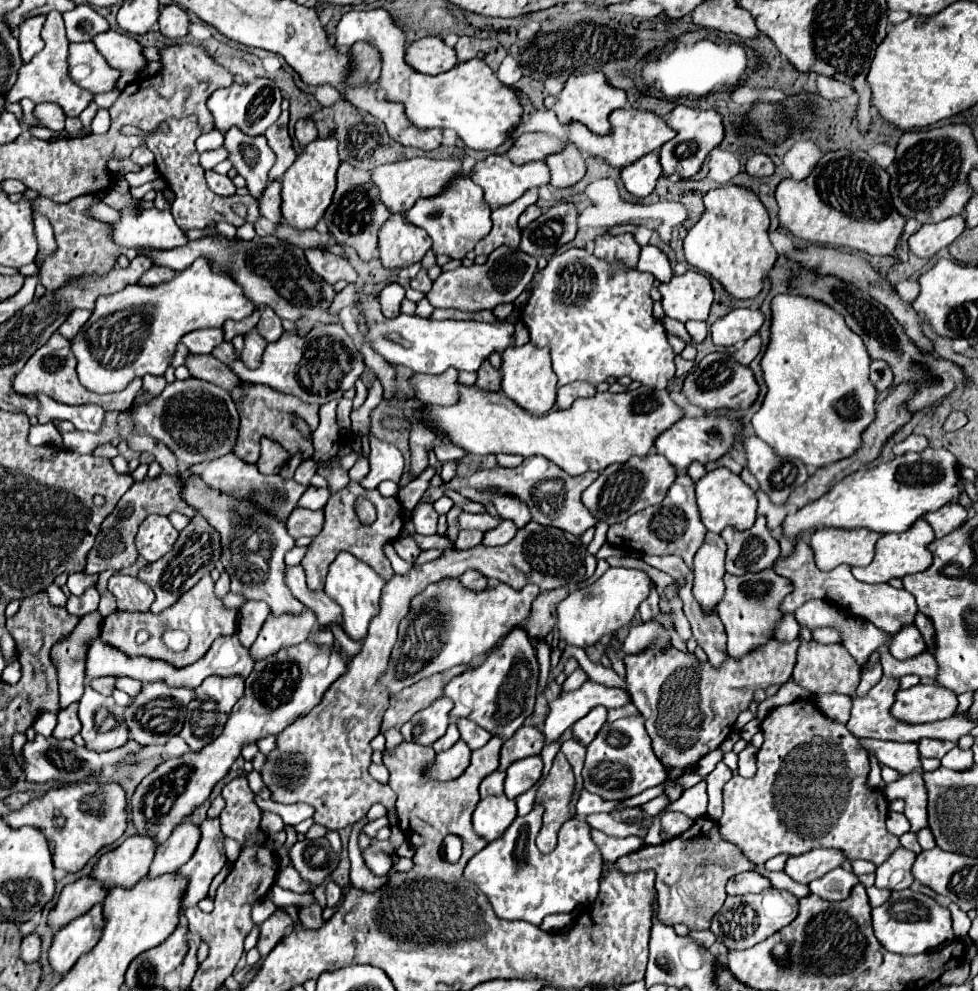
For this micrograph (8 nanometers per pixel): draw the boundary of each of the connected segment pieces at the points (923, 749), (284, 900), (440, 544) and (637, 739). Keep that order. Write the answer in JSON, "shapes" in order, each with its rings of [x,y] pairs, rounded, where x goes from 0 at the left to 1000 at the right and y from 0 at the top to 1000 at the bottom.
{"shapes":[[[[941,747],[939,749],[941,761],[947,765],[963,765],[967,759],[971,759],[978,753],[980,753],[978,749],[961,749],[961,747]]],[[[280,892],[274,901],[274,906],[283,915],[288,914],[304,914],[304,913],[313,913],[322,909],[320,902],[304,902],[296,898],[291,898],[284,893]]],[[[411,537],[411,541],[421,541],[426,547],[429,553],[434,555],[439,555],[442,553],[450,554],[452,557],[455,557],[456,555],[462,555],[460,545],[457,543],[457,541],[450,541],[447,538],[441,541],[434,541],[429,539],[423,539],[420,540],[418,537]]],[[[654,720],[634,725],[626,731],[618,731],[611,743],[599,755],[599,767],[595,775],[597,795],[611,801],[618,807],[638,807],[646,805],[661,795],[673,793],[681,785],[681,775],[673,769],[667,759],[665,743],[658,735],[658,725]]]]}

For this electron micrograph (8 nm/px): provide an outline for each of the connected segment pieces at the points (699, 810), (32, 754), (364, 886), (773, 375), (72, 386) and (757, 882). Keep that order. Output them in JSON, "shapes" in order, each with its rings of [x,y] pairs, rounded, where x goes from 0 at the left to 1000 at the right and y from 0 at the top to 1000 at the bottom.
{"shapes":[[[[716,789],[714,793],[699,797],[695,807],[691,807],[689,811],[682,813],[676,821],[682,818],[697,819],[710,828],[716,823],[721,823],[724,812],[722,795],[722,789]]],[[[37,741],[35,747],[29,747],[22,753],[22,765],[25,765],[22,777],[25,777],[25,783],[27,783],[29,789],[49,789],[49,787],[59,787],[59,789],[65,789],[65,791],[84,789],[84,787],[92,785],[94,781],[102,779],[104,775],[110,775],[110,773],[119,775],[121,771],[131,767],[133,757],[139,757],[139,755],[141,755],[141,751],[131,747],[121,757],[100,761],[100,759],[94,759],[90,755],[78,753],[74,747],[57,747],[57,745],[45,745],[43,741]]],[[[370,825],[368,829],[364,829],[360,834],[360,842],[358,842],[358,850],[356,850],[358,890],[360,890],[362,896],[368,896],[368,898],[387,898],[387,894],[391,894],[391,890],[395,890],[395,884],[387,886],[382,882],[378,882],[378,878],[374,878],[374,874],[370,870],[370,862],[368,862],[368,854],[366,854],[366,844],[370,840],[372,831],[376,831],[374,825]]],[[[796,297],[789,303],[787,347],[779,361],[785,398],[779,412],[771,418],[773,440],[791,452],[800,462],[816,462],[828,472],[840,472],[873,458],[881,448],[881,436],[896,422],[896,394],[888,381],[890,361],[877,337],[863,329],[859,317],[830,301],[814,297]]],[[[57,335],[51,345],[47,345],[47,349],[43,349],[43,353],[37,353],[31,363],[27,365],[27,369],[14,379],[14,394],[18,398],[35,398],[35,396],[45,396],[51,402],[65,406],[65,408],[102,408],[106,412],[112,414],[131,414],[137,406],[137,400],[143,394],[143,383],[137,383],[129,394],[121,396],[121,398],[110,398],[110,400],[102,400],[96,398],[92,394],[88,394],[78,377],[78,359],[72,353],[72,343],[65,341],[61,335]]],[[[765,878],[765,880],[759,880],[759,882],[748,884],[748,886],[744,888],[742,900],[744,900],[746,904],[755,904],[755,902],[779,900],[779,898],[785,898],[787,894],[789,894],[789,892],[787,892],[781,884],[777,884],[777,882]]]]}

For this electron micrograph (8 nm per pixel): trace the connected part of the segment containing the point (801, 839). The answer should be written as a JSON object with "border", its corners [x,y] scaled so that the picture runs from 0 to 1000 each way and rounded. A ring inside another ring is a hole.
{"border":[[[814,706],[791,714],[779,727],[777,737],[781,751],[773,761],[773,783],[742,789],[739,822],[734,828],[738,846],[751,852],[769,872],[779,874],[793,862],[816,864],[832,856],[853,856],[867,868],[888,868],[900,874],[920,854],[904,831],[908,823],[906,803],[885,793],[888,761],[863,731],[840,723],[832,706]],[[816,753],[834,753],[834,761],[855,761],[857,757],[863,765],[845,765],[861,767],[857,771],[810,771],[808,761]]]}

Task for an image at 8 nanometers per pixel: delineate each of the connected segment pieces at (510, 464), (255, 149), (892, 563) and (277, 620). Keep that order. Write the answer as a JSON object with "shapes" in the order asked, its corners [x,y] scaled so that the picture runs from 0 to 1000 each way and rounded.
{"shapes":[[[[507,458],[507,464],[509,464],[509,470],[517,470],[517,472],[526,472],[526,470],[530,470],[530,468],[534,468],[536,466],[536,462],[534,460],[524,460],[524,458]]],[[[233,131],[229,147],[235,151],[235,163],[252,182],[256,198],[264,202],[274,188],[274,174],[282,161],[272,139],[252,139],[247,131]]],[[[939,525],[930,535],[922,539],[904,539],[896,549],[896,561],[885,573],[871,573],[871,579],[888,589],[896,587],[908,587],[910,583],[924,583],[926,579],[945,577],[947,571],[953,569],[953,557],[949,555],[949,549],[955,545],[955,535],[947,525]]],[[[311,616],[309,620],[276,620],[260,648],[260,654],[256,654],[258,664],[268,666],[276,660],[282,660],[286,654],[303,652],[315,646],[319,632],[323,630],[323,624],[319,628],[317,620],[317,616]]]]}

